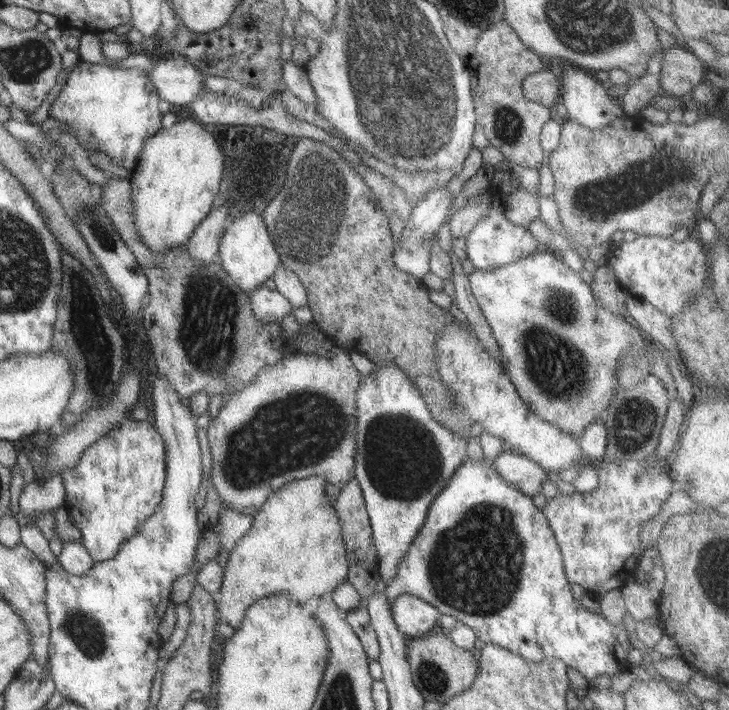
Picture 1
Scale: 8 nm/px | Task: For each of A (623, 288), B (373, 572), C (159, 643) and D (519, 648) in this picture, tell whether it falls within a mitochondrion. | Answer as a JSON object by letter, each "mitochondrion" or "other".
{"A":"other","B":"other","C":"other","D":"other"}

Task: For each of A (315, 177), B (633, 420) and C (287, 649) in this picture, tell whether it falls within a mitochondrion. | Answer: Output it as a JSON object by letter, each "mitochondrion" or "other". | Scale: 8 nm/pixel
{"A":"mitochondrion","B":"mitochondrion","C":"other"}

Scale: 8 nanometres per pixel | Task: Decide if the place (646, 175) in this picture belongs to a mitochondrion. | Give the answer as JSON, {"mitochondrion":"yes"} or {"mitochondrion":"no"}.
{"mitochondrion":"yes"}

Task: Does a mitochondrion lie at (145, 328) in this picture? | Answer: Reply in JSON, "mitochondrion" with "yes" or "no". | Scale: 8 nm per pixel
{"mitochondrion":"no"}

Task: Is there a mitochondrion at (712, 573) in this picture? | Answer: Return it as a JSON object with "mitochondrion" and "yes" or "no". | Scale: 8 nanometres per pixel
{"mitochondrion":"yes"}

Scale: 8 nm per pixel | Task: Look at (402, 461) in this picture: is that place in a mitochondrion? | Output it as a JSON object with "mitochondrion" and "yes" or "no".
{"mitochondrion":"yes"}

